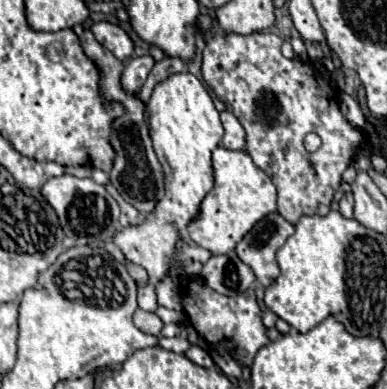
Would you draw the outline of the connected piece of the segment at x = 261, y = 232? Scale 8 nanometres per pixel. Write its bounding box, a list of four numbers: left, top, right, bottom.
[236,213,294,287]

